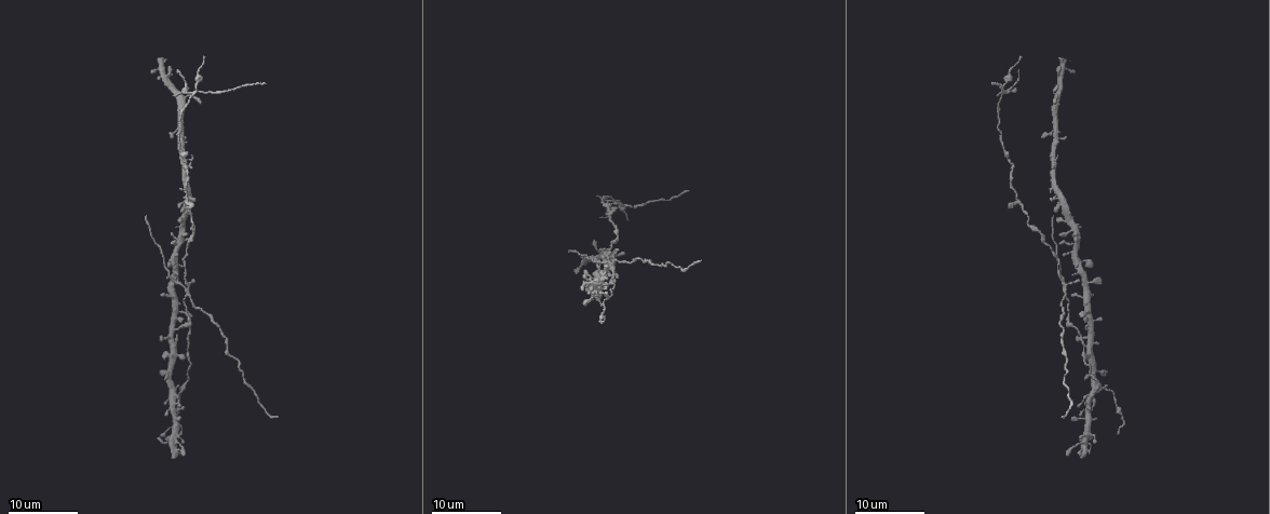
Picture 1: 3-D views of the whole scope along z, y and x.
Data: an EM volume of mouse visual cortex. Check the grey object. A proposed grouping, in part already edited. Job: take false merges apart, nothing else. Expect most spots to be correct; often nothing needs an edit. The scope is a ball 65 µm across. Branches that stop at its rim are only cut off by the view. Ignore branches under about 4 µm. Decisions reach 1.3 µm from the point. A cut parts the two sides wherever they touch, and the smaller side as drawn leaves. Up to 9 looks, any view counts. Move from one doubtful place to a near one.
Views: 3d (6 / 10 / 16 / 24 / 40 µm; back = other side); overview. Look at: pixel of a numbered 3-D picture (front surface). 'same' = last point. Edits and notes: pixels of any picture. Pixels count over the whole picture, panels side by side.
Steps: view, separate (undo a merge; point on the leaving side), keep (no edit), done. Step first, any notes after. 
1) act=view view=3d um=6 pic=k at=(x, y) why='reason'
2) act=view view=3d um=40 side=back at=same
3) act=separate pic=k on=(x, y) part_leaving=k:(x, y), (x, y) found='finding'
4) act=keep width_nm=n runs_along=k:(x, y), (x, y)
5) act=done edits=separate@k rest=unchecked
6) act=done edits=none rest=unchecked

act=view view=3d um=16 pic=1 at=(195, 92) why='three-way junction'

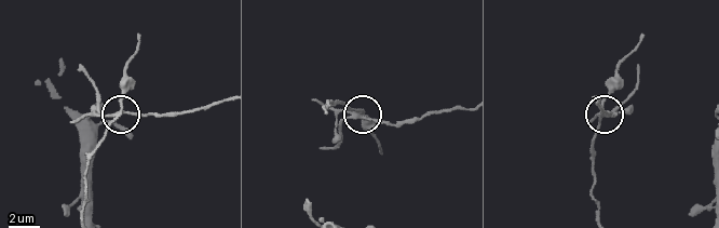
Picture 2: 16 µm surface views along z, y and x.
act=view view=3d um=10 pic=2 at=(363, 115)

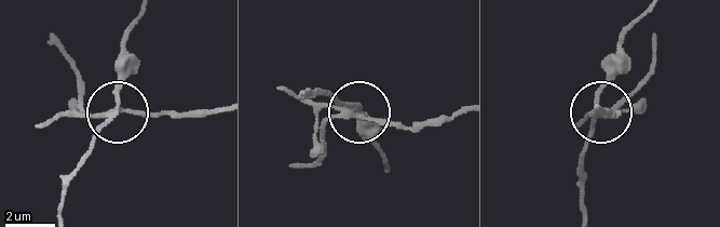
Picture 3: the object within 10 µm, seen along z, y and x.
act=separate pic=3 on=(316, 125) width_nm=190 part_leaving=3:(354, 111), (415, 130), (458, 116) found='two neurons meet here'

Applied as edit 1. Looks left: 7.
act=view view=overview why='redraw'

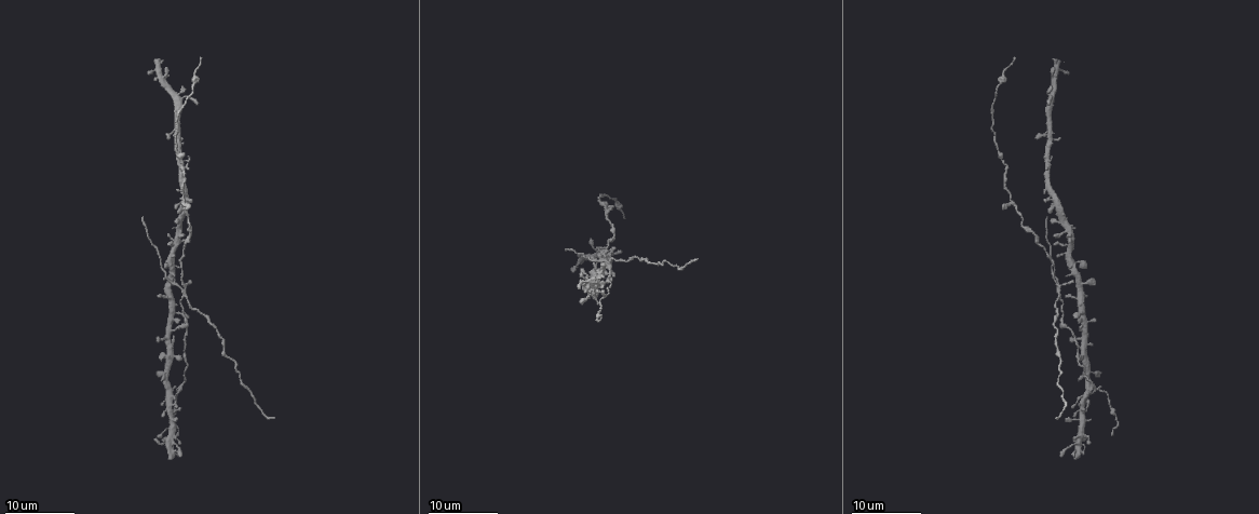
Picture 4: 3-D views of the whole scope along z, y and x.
act=view view=3d um=16 pic=4 at=(609, 280) why='branch point'

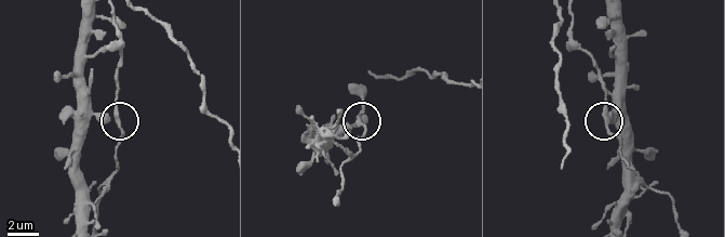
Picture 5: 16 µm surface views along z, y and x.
act=view view=3d um=6 pic=5 at=(360, 122) why='closer look'

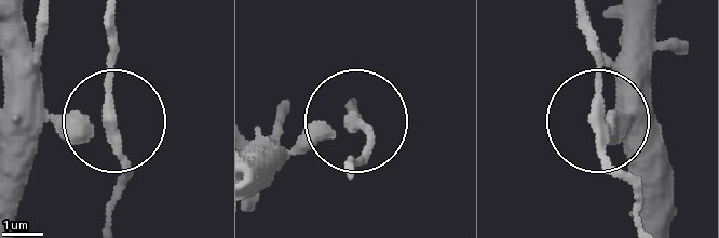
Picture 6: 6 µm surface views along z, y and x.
act=keep side_arm_um=15 arms=3 found='one neuron here'

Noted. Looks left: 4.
act=view view=3d um=16 pic=4 at=(1097, 388)

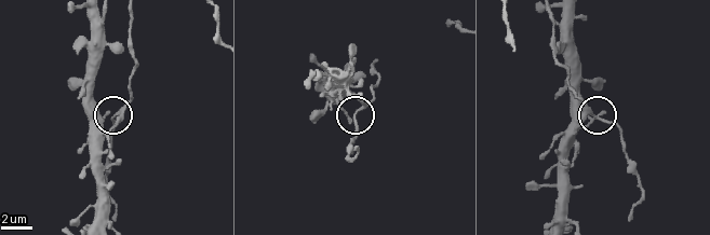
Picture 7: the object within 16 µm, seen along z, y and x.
act=view view=3d um=10 pic=7 at=(356, 122) why='closer look'

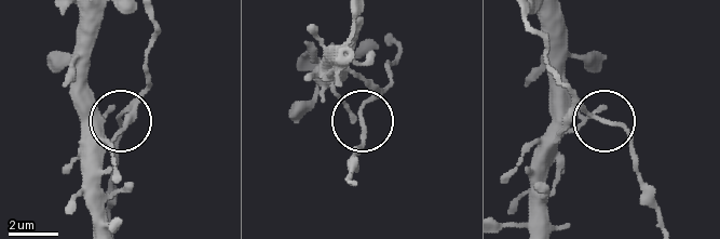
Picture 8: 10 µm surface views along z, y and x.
act=keep width_nm=160 found='continuous, no second neuron'

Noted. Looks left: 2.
act=view view=3d um=24 pic=4 at=(169, 325) why='calibre changes'

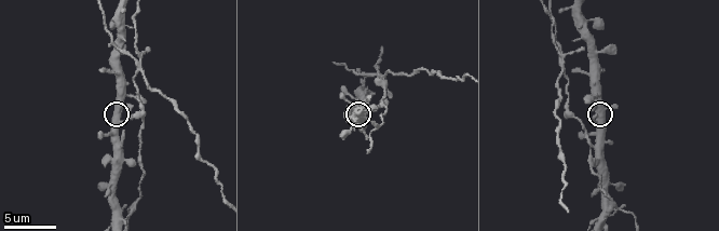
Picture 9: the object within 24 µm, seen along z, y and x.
act=view view=3d um=10 pic=9 at=(116, 116)

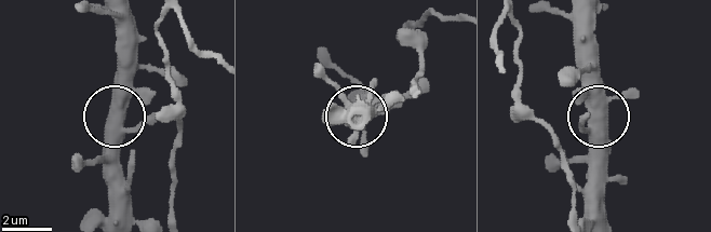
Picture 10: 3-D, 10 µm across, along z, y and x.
act=keep width_nm=530 found='one neuron here'

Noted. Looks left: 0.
act=done edits=separate@3 rest=unchecked

